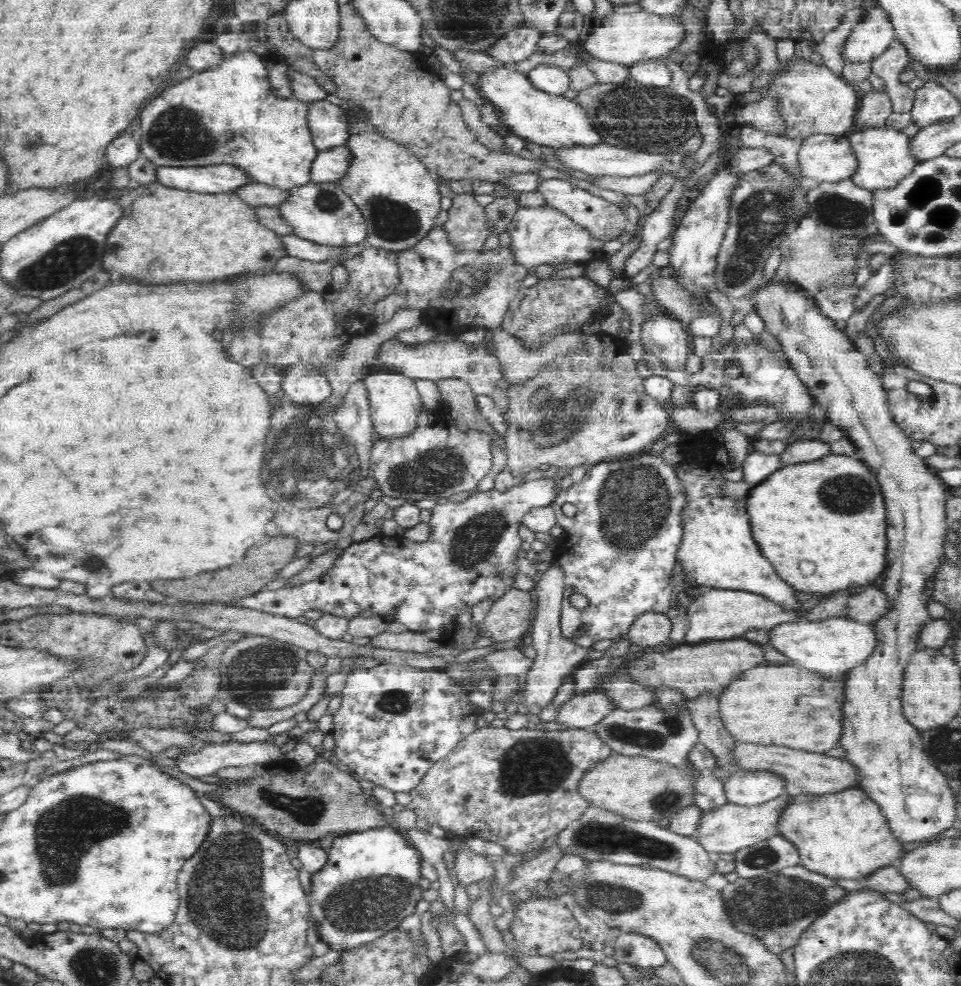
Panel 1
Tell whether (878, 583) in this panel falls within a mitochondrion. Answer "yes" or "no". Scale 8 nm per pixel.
no

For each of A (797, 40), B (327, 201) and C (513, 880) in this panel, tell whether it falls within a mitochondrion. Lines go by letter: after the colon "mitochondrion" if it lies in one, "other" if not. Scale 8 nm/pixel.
A: other
B: mitochondrion
C: other

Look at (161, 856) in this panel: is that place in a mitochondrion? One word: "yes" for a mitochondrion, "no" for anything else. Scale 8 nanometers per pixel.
no

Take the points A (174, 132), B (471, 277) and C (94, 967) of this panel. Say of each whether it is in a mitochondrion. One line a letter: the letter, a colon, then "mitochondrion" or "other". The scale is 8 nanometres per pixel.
A: mitochondrion
B: mitochondrion
C: mitochondrion

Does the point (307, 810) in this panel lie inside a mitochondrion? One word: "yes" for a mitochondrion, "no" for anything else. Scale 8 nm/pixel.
yes

